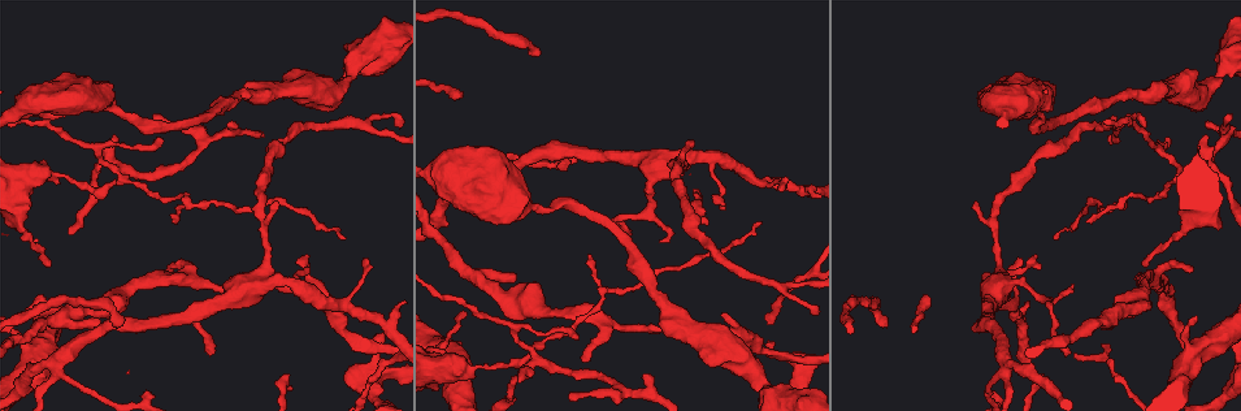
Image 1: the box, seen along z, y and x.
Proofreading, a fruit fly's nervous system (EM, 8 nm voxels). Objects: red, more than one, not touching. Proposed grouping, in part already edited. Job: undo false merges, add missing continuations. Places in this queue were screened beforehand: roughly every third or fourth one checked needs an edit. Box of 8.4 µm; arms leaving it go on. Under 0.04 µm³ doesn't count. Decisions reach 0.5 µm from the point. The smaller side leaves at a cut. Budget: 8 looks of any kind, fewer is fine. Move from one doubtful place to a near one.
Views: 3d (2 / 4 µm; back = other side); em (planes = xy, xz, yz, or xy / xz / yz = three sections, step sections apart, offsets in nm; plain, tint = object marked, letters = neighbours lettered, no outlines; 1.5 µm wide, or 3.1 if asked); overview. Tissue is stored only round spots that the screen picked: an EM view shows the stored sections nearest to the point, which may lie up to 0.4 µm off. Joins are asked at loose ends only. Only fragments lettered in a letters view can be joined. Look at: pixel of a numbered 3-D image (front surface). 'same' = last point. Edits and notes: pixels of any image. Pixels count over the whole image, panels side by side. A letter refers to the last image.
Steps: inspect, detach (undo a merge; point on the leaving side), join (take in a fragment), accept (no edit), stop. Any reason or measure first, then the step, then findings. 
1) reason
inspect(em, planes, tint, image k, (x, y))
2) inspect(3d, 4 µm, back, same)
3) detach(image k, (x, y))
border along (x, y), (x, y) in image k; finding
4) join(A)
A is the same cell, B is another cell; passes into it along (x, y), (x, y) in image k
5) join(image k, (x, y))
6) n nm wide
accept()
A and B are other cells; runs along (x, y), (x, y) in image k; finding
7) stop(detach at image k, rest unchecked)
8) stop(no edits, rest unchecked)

branch stops here
inspect(em, yz, step 4, tint, image 1, (689, 144))

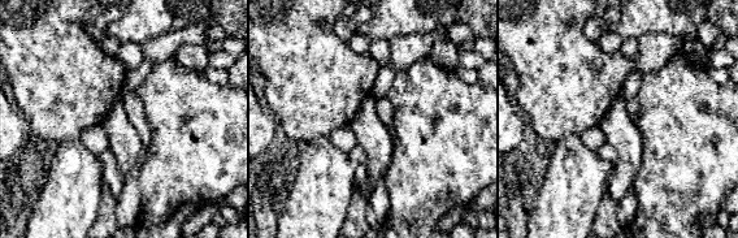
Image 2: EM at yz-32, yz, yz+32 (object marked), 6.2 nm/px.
inspect(em, planes, letters, same)

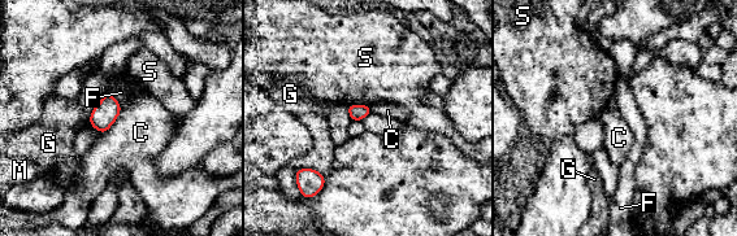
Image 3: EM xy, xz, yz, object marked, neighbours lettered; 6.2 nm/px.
C touches over 190 nm
accept()
C, F, G, M and S are other cells; border along (121, 110), (116, 121), (103, 134) in image 3; none of them fits

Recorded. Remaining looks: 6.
thin neck
inspect(em, planes, letters, image 1, (350, 78))

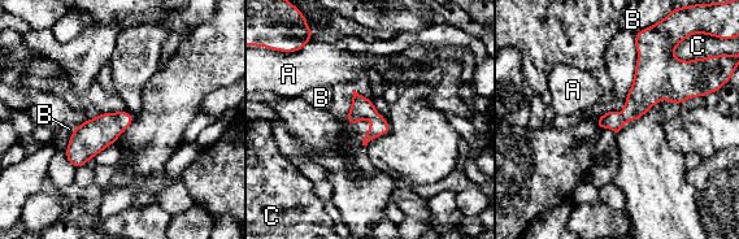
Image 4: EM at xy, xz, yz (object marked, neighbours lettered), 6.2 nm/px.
accept()
A, B and C are other cells; border along (75, 127), (72, 133) in image 4; continuous, no second cell

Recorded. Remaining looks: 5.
tapers out
inspect(3d, 4 µm, image 1, (463, 312))

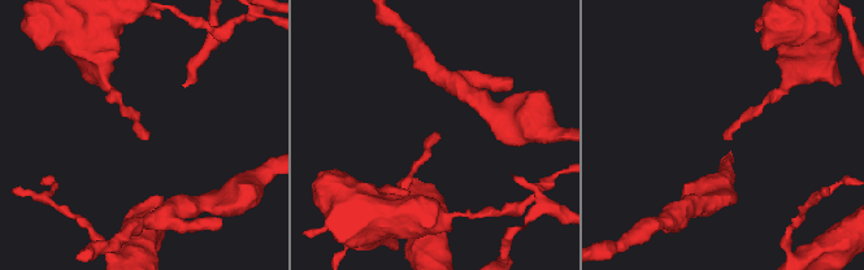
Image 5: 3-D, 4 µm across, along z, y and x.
need the tissue
inspect(em, planes, letters, image 5, (725, 139))

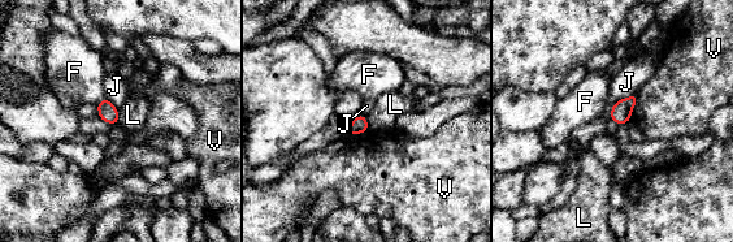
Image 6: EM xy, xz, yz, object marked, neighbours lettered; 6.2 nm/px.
accept()
F, J, L and V are other cells; border along (636, 93), (619, 99), (608, 117) in image 6; no lettered fragment goes on from it

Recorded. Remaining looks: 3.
stop(no edits, rest unchecked)

